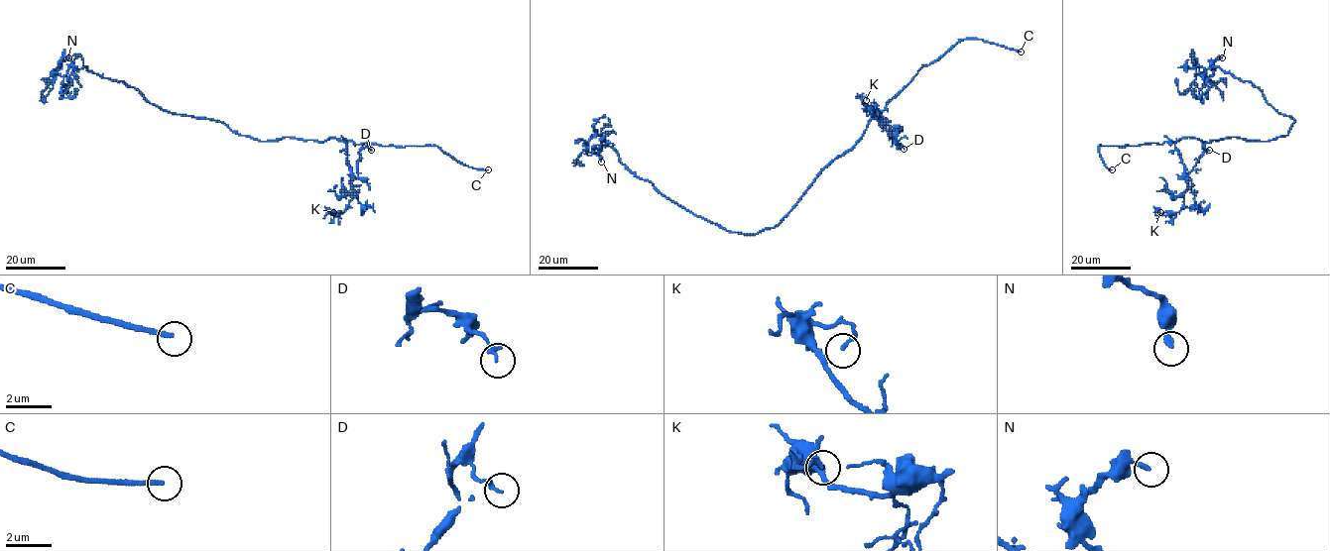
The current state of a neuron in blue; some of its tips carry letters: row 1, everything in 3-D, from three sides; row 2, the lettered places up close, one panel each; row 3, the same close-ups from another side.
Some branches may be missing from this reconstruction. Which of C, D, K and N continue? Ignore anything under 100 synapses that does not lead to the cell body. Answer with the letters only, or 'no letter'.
C

